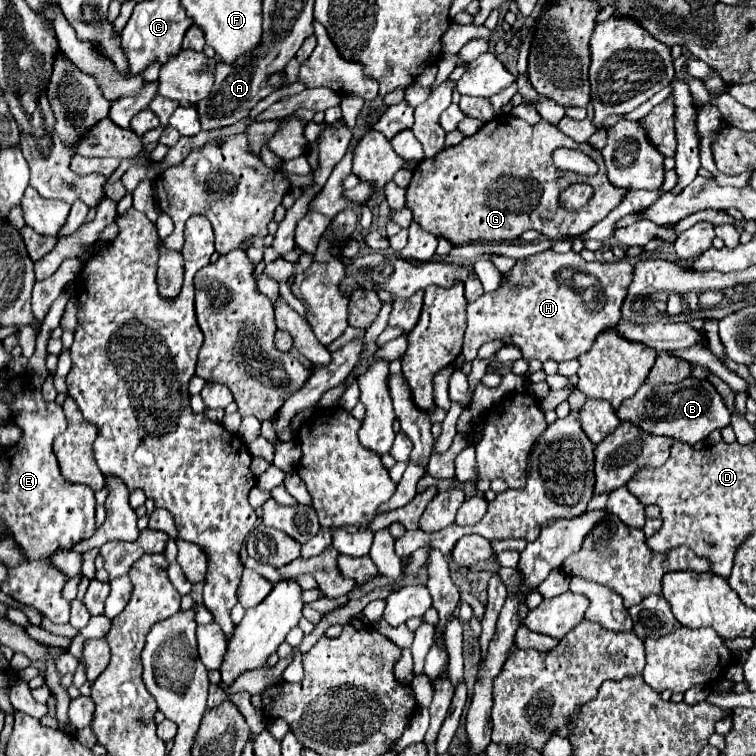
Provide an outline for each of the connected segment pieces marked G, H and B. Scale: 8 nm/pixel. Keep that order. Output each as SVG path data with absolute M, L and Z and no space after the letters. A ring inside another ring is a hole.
M500 114L494 120L486 122L474 136L464 138L462 144L444 148L434 158L424 158L422 162L418 162L418 166L414 168L412 182L406 188L406 208L412 210L414 222L418 222L422 230L434 236L442 236L454 246L470 244L478 240L482 242L514 240L526 230L536 230L550 240L558 240L558 238L574 238L574 236L586 234L594 224L604 220L620 204L624 194L626 190L620 192L618 188L612 188L612 184L608 184L602 154L596 152L596 148L592 148L590 144L574 142L572 138L564 136L556 126L548 124L546 120L540 120L538 124L530 126L520 118L514 118L510 114ZM556 148L572 148L572 150L584 152L598 164L598 172L594 176L584 176L584 174L556 168L552 162L552 152ZM578 182L590 184L594 188L594 194L588 200L588 204L582 206L580 210L566 210L564 206L560 206L558 196L566 186L572 186Z
M544 250L540 254L518 260L516 266L502 276L502 282L496 292L484 294L480 300L468 304L468 328L464 334L464 358L472 362L478 356L478 348L490 340L502 340L506 344L514 344L522 350L524 360L574 360L580 354L588 352L594 344L596 336L606 330L610 324L620 320L620 308L628 294L628 286L632 282L634 264L628 260L618 262L586 262L576 252L556 254L552 250Z
M694 378L660 386L644 382L632 398L624 400L624 404L616 410L616 416L620 418L620 422L630 422L646 434L670 436L692 446L704 440L712 430L726 428L730 424L730 412L726 410L724 400L716 392L716 388L708 380L700 382Z

